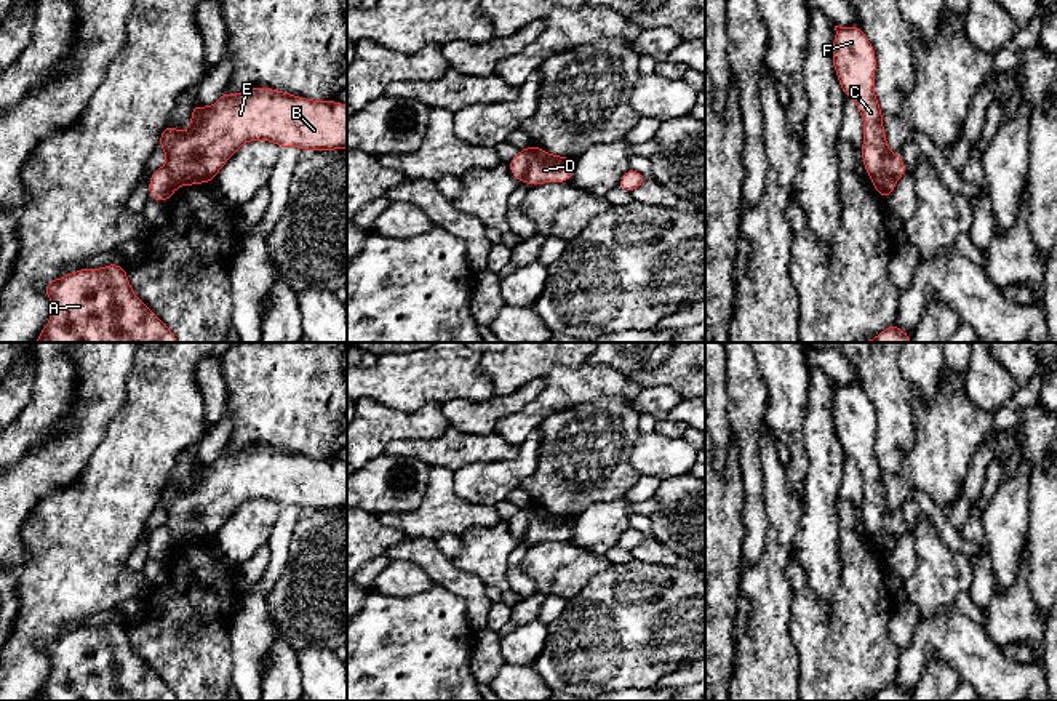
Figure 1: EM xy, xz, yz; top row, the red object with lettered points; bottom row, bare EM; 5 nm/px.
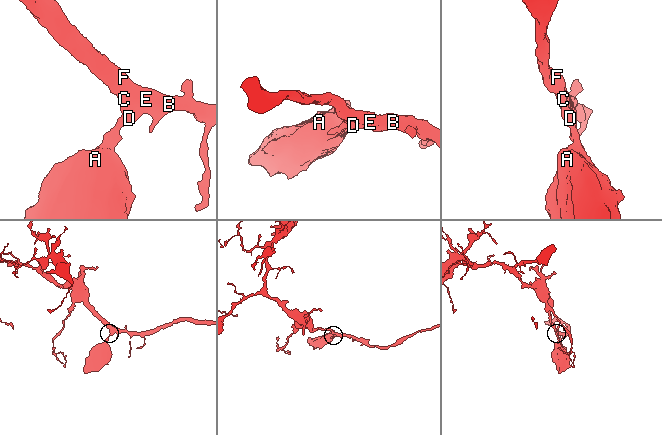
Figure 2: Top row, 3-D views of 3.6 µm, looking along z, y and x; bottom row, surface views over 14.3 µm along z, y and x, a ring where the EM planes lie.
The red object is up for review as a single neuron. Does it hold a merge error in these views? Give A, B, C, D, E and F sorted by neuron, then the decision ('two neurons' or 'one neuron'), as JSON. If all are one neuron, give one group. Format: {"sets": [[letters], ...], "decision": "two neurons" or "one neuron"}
{"sets": [["A"], ["B", "C", "D", "E", "F"]], "decision": "two neurons"}

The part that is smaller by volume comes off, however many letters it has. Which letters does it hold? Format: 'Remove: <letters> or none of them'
Remove: A

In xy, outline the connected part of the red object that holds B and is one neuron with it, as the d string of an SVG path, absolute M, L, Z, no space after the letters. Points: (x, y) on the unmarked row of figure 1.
M254 445L243 451L222 451L209 466L192 464L190 487L179 490L168 483L162 488L158 506L166 511L165 527L176 546L211 541L229 517L249 499L269 499L281 507L302 509L347 507L347 464L339 459L313 459Z

